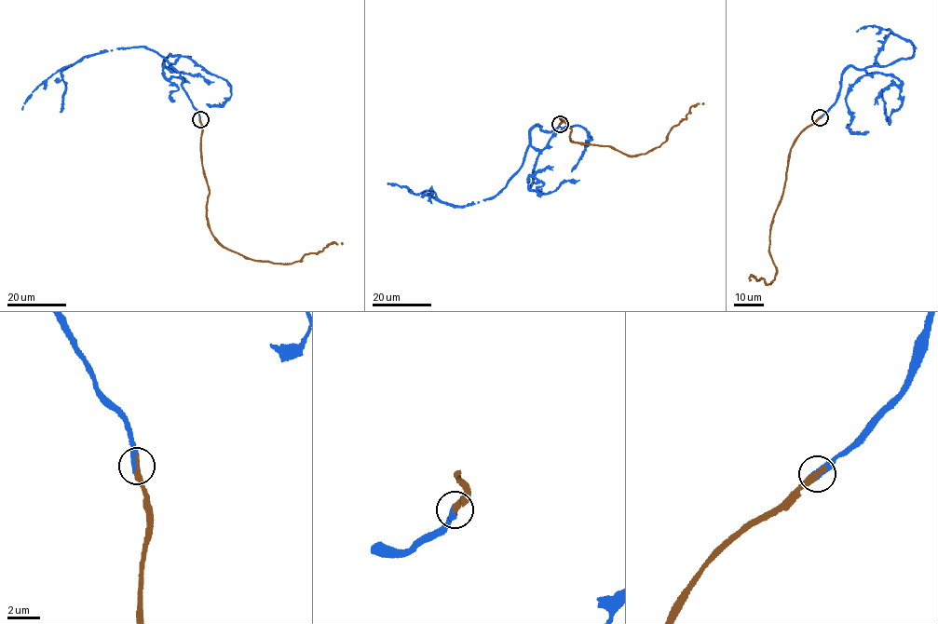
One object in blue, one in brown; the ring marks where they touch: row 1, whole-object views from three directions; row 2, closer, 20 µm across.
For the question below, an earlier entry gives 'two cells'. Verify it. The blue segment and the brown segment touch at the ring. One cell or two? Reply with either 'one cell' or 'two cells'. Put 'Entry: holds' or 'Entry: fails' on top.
Entry: fails
one cell

